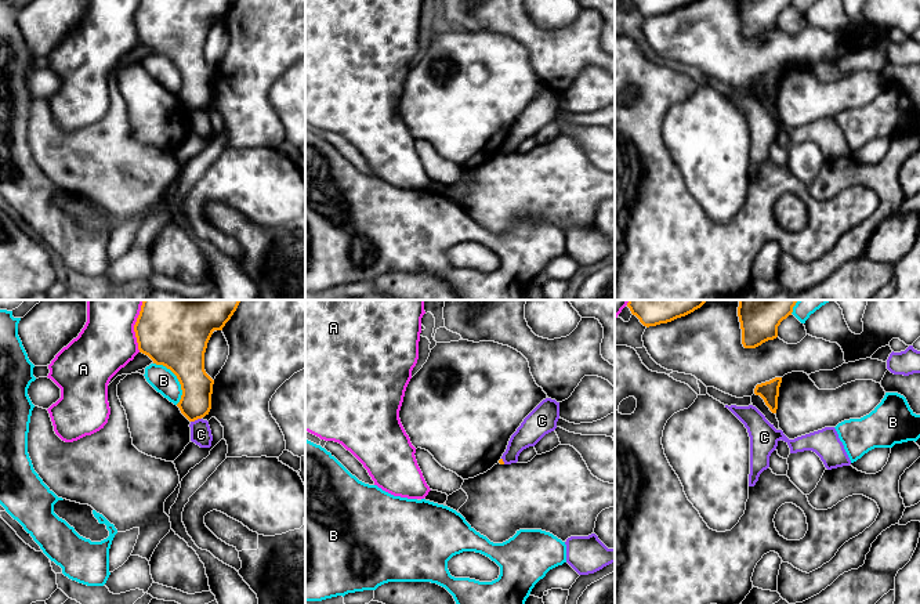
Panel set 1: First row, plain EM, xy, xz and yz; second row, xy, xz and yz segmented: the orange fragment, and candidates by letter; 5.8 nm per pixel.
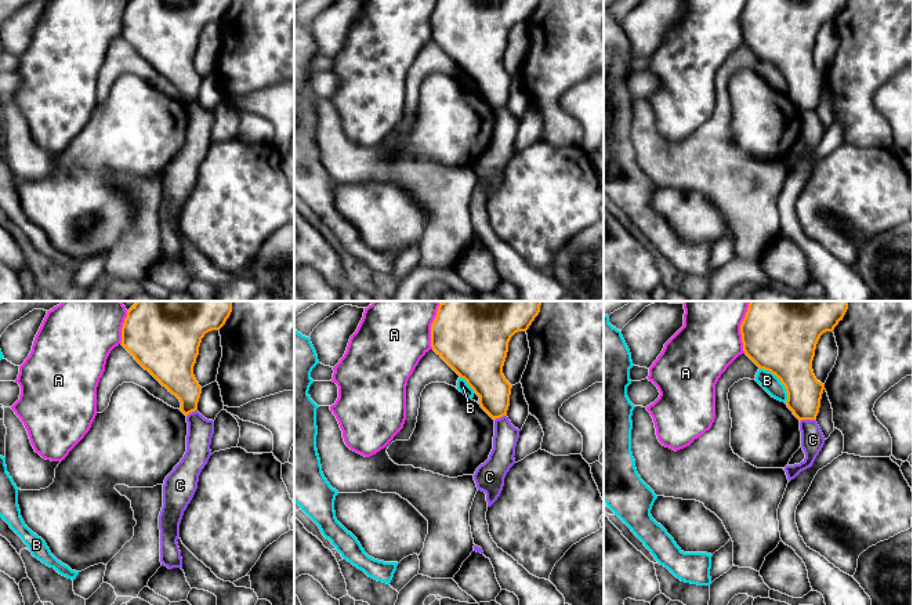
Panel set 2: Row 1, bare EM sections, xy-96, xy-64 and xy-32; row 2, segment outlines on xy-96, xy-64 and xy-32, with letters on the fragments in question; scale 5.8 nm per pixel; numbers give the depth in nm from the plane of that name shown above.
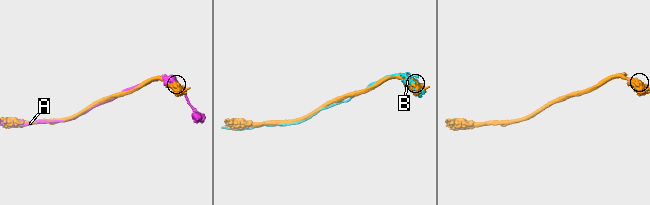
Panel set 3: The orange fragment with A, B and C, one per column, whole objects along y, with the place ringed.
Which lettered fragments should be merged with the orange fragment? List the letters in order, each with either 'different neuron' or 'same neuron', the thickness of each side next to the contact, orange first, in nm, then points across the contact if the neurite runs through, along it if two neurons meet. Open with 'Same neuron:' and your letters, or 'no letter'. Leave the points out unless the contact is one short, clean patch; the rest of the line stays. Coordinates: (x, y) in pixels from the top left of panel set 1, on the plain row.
Same neuron: no letter
A: different neuron; calibres 340 and 340 nm
B: different neuron; calibres 360 and 150 nm
C: different neuron; calibres 180 and 120 nm; border xy (200, 108), (191, 112)

